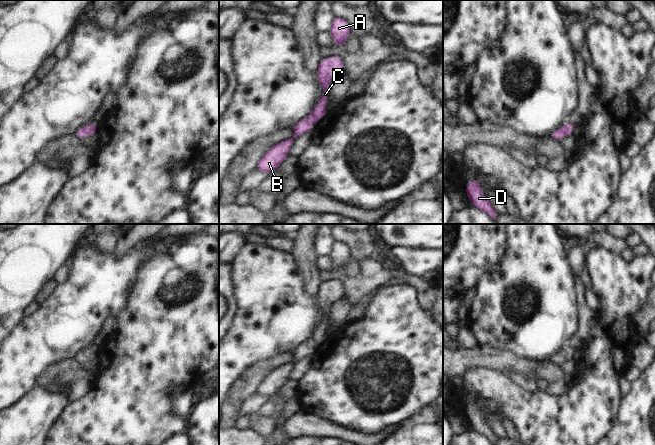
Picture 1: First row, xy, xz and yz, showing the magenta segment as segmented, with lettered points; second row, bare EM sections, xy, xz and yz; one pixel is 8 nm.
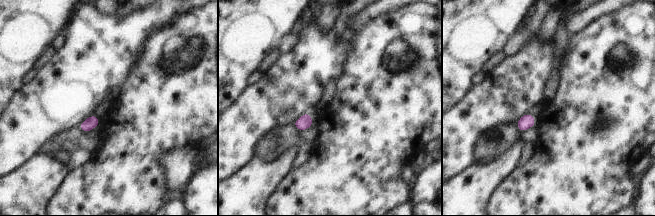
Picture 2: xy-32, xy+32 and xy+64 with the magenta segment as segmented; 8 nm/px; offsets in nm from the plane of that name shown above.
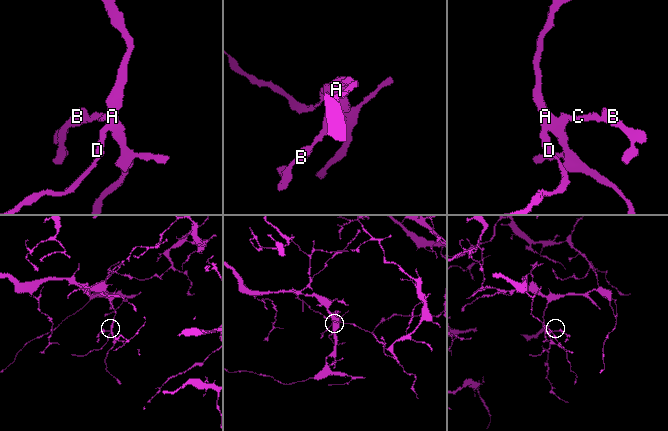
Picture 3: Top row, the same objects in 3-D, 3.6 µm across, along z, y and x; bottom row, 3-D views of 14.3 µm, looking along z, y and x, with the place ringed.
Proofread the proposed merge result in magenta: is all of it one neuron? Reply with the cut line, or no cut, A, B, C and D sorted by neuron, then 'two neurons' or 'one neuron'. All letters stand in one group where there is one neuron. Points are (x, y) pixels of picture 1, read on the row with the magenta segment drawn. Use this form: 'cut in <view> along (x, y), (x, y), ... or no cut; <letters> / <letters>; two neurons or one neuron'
no cut; A B C D; one neuron

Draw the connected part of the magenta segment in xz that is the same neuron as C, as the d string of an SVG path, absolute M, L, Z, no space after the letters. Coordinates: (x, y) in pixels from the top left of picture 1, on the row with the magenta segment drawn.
M327 57L318 64L318 82L324 90L319 103L307 118L303 118L295 124L293 128L294 137L285 139L272 146L263 155L255 169L270 174L289 156L288 151L294 139L307 131L311 131L313 123L321 120L326 115L325 109L327 105L328 85L333 79L343 73L345 73L344 66L340 57Z

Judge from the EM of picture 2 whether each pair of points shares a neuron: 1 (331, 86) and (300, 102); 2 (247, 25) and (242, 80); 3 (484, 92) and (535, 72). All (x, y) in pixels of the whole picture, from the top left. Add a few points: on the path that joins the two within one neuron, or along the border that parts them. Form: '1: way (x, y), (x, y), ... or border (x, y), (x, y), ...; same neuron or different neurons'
1: border (334, 78), (324, 86), (321, 98), (315, 104); different neurons
2: way (242, 39), (242, 66); same neuron
3: way (497, 92), (507, 92), (522, 77); same neuron

